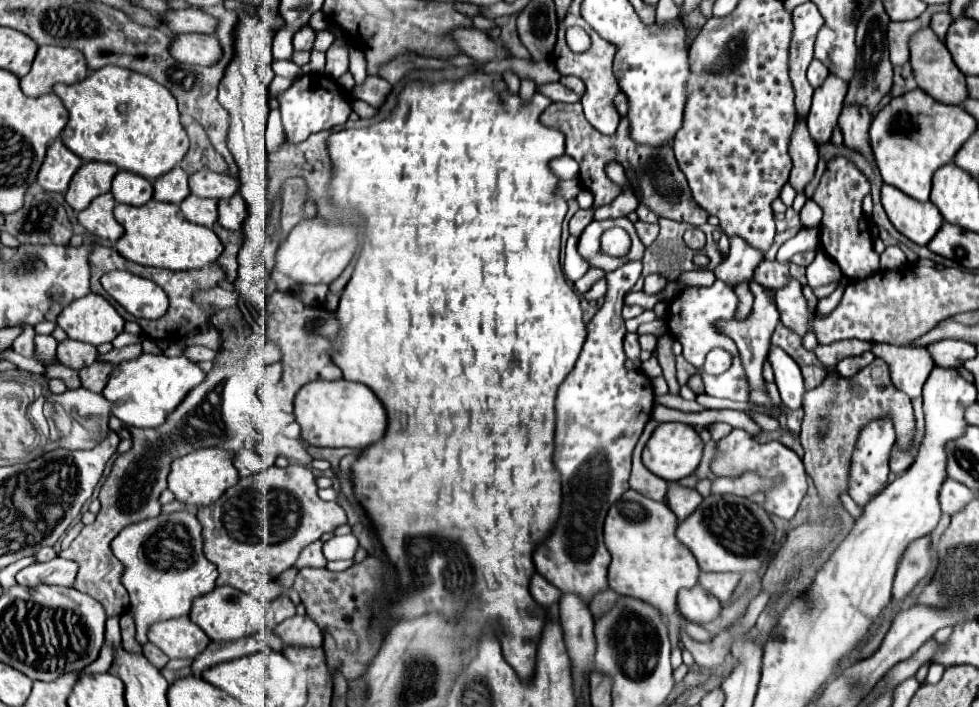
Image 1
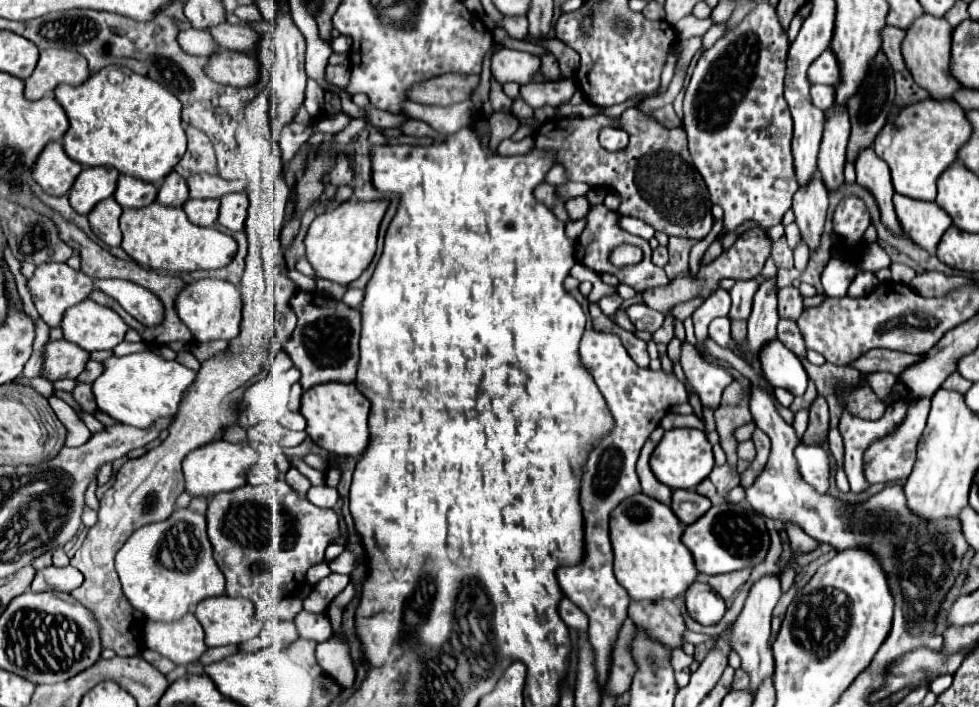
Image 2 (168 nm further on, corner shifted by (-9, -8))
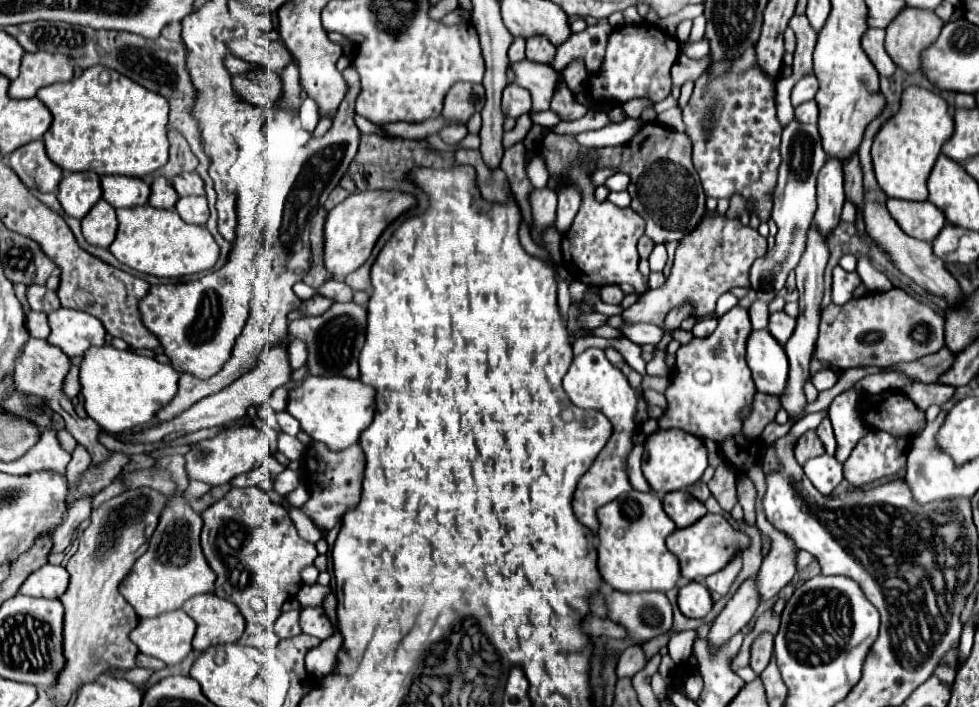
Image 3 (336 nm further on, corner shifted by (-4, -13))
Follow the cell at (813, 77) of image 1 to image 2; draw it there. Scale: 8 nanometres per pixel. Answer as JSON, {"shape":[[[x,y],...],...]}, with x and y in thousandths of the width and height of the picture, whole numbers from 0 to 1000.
{"shape":[[[831,120],[827,126],[827,134],[829,134],[829,146],[840,157],[846,157],[852,149],[852,126],[846,120]]]}

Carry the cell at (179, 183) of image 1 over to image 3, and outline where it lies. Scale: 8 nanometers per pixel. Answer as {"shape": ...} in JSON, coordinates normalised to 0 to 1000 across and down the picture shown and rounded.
{"shape":[[[160,249],[156,257],[154,257],[154,277],[152,277],[152,289],[156,294],[171,294],[171,297],[179,297],[179,286],[183,283],[183,274],[179,272],[177,260],[166,252],[166,249]]]}

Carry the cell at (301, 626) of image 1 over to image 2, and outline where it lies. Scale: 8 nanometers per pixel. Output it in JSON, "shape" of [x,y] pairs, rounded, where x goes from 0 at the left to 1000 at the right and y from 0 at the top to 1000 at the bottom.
{"shape":[[[308,864],[304,867],[304,873],[300,876],[304,895],[308,904],[317,904],[317,907],[333,907],[335,901],[339,901],[339,884],[333,867],[315,867]]]}

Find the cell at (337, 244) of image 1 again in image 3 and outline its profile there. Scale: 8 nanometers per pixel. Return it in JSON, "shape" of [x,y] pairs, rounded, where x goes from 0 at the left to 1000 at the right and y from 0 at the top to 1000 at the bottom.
{"shape":[[[377,269],[377,272],[361,272],[348,289],[334,300],[332,325],[330,325],[330,373],[332,382],[350,396],[354,388],[363,385],[373,368],[379,362],[379,354],[389,334],[389,328],[414,297],[424,291],[424,280],[414,272],[393,272],[393,269]]]}

